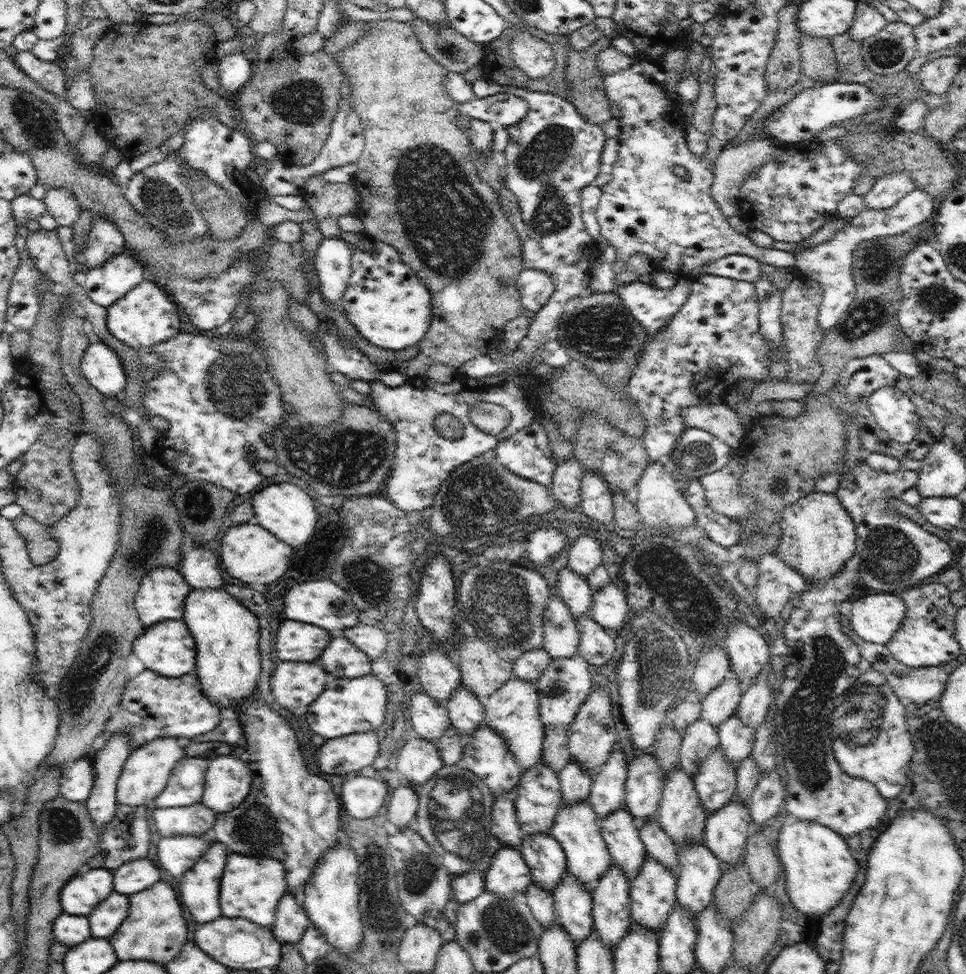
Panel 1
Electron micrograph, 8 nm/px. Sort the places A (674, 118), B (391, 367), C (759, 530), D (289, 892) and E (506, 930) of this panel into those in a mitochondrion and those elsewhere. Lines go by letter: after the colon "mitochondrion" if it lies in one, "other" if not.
A: other
B: other
C: mitochondrion
D: other
E: mitochondrion

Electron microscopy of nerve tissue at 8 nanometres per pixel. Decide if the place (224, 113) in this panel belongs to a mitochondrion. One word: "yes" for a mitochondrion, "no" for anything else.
no

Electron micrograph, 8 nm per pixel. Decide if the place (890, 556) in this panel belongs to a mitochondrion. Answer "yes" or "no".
yes

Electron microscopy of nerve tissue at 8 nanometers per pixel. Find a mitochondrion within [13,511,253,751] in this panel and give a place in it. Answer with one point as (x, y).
(95, 659)

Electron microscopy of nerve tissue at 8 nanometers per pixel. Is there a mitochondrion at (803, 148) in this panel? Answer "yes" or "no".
no

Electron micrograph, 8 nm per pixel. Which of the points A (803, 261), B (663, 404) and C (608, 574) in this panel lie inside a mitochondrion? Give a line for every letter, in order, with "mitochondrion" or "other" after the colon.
A: other
B: other
C: other

